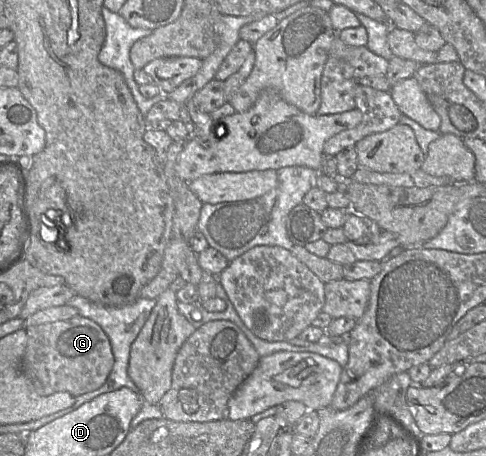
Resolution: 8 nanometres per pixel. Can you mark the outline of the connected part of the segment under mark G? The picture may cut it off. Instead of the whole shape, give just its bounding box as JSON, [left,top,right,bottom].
[22,314,114,397]

